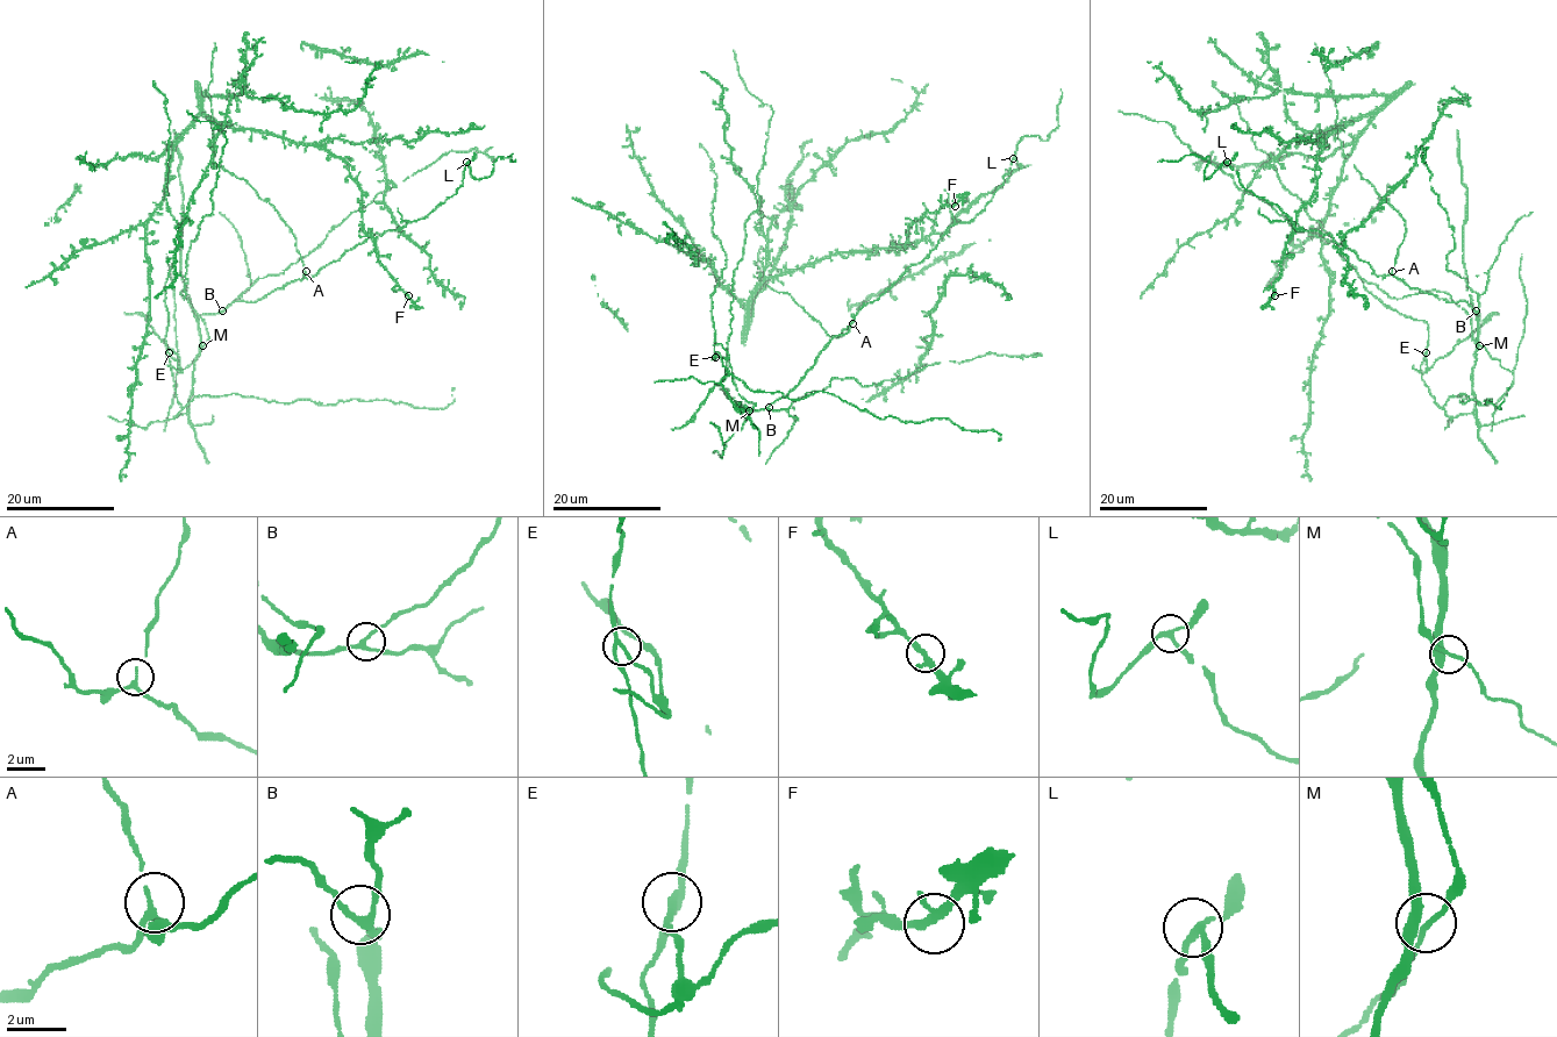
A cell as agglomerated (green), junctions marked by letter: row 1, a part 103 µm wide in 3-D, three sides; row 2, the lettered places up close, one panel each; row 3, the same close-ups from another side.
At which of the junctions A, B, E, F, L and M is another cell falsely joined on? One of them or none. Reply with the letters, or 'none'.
E

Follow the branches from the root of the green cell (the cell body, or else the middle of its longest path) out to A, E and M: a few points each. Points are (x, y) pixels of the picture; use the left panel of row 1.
A: (185, 284), (185, 299), (180, 293), (206, 326), (204, 344), (201, 315), (255, 302), (306, 271)
E: (185, 284), (185, 299), (180, 293), (208, 341), (194, 362), (190, 409), (177, 417), (169, 352)
M: (185, 284), (185, 299), (180, 293), (185, 292), (208, 335), (202, 345)

